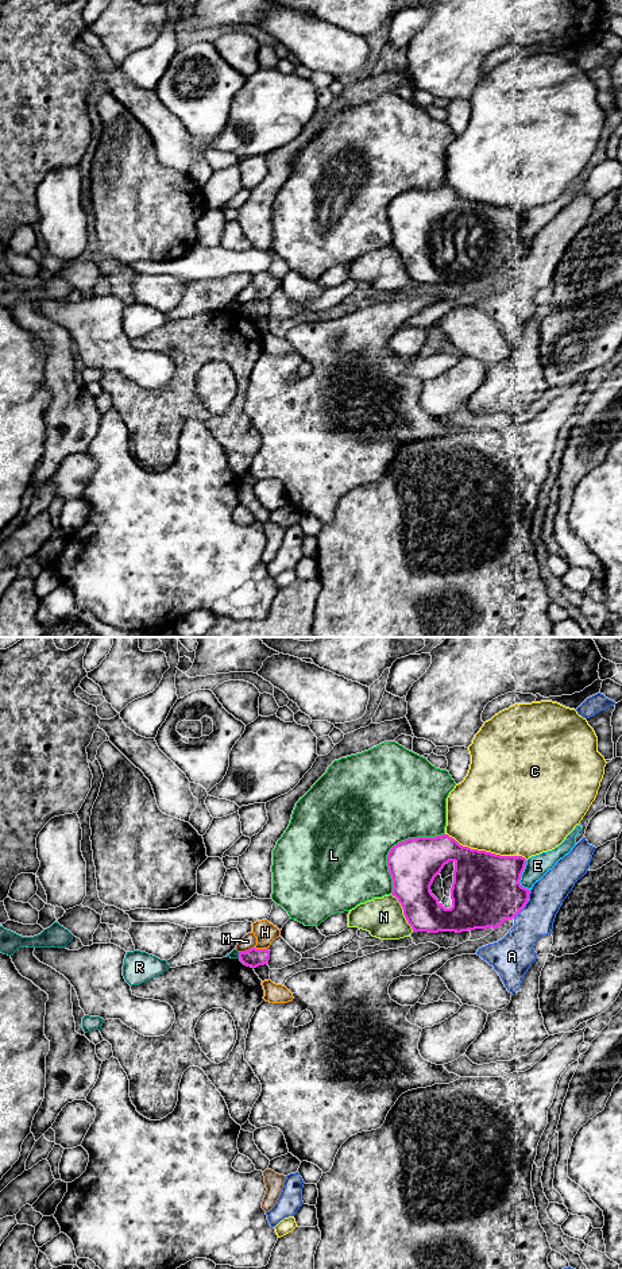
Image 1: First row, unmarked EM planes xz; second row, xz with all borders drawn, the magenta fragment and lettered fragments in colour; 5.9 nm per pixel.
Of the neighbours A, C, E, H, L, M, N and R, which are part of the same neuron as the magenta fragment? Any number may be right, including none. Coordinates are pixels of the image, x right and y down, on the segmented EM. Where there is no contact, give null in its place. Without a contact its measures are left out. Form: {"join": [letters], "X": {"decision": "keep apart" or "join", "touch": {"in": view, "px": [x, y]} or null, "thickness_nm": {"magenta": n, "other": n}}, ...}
{"join": [], "A": {"decision": "keep apart", "touch": {"in": "xz", "px": [521, 909]}, "thickness_nm": {"magenta": 420, "other": 200}}, "C": {"decision": "keep apart", "touch": {"in": "xz", "px": [485, 851]}, "thickness_nm": {"magenta": 420, "other": 500}}, "E": {"decision": "keep apart", "touch": {"in": "xz", "px": [520, 876]}, "thickness_nm": {"magenta": 420, "other": 130}}, "H": {"decision": "keep apart", "touch": {"in": "xz", "px": [261, 949]}, "thickness_nm": {"magenta": 120, "other": 130}}, "L": {"decision": "keep apart", "touch": {"in": "xz", "px": [397, 844]}, "thickness_nm": {"magenta": 300, "other": 500}}, "M": {"decision": "keep apart", "touch": {"in": "xz", "px": [246, 951]}, "thickness_nm": {"magenta": 120, "other": 90}}, "N": {"decision": "keep apart", "touch": {"in": "xz", "px": [404, 911]}, "thickness_nm": {"magenta": 260, "other": 240}}, "R": {"decision": "keep apart", "touch": {"in": "xz", "px": [239, 955]}, "thickness_nm": {"magenta": 120, "other": 50}}}

